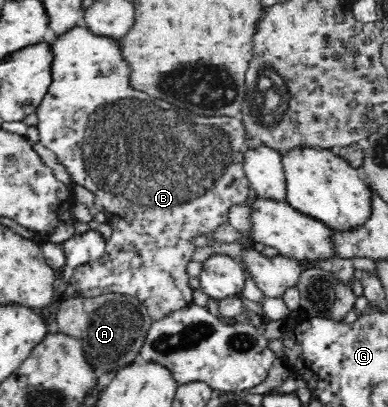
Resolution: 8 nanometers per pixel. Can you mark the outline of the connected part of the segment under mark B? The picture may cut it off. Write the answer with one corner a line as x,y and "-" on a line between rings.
80,25
80,27
66,32
66,35
56,38
55,45
55,61
52,66
54,80
52,80
51,87
47,91
47,96
43,99
43,103
39,105
37,113
39,119
37,123
39,141
44,144
44,147
56,154
58,163
64,165
64,169
70,175
74,185
81,185
84,189
94,193
96,201
100,203
100,210
104,211
107,217
106,223
112,227
112,235
110,235
110,239
106,240
102,257
99,257
96,261
79,265
73,273
65,293
69,297
75,297
75,292
79,291
82,298
100,297
111,293
131,295
144,304
152,321
163,320
170,316
172,311
178,311
178,309
184,309
194,304
194,295
192,294
194,289
190,285
190,273
188,273
188,265
194,261
195,253
198,249
194,245
194,239
202,237
202,235
209,235
209,238
211,238
212,233
216,233
220,227
230,225
228,213
230,213
230,209
234,205
251,204
256,199
246,170
247,153
251,151
250,147
248,147
250,137
247,127
242,118
228,115
210,115
210,117
206,117
205,115
198,115
185,110
184,113
176,113
176,109
172,109
170,103
158,101
156,97
134,89
130,85
131,62
127,60
119,39
96,34
89,27

